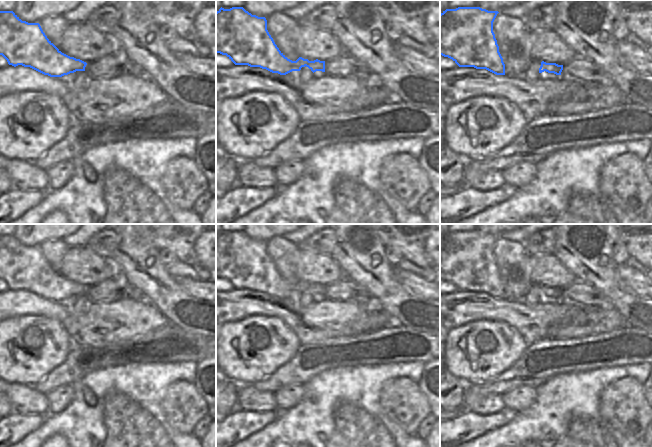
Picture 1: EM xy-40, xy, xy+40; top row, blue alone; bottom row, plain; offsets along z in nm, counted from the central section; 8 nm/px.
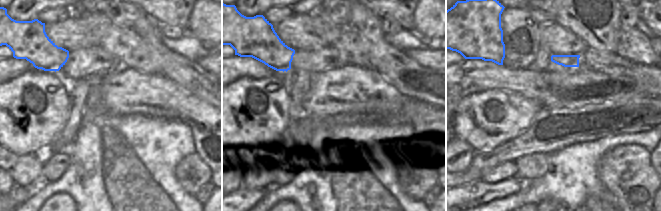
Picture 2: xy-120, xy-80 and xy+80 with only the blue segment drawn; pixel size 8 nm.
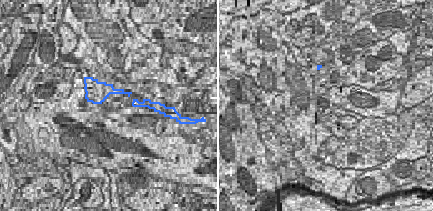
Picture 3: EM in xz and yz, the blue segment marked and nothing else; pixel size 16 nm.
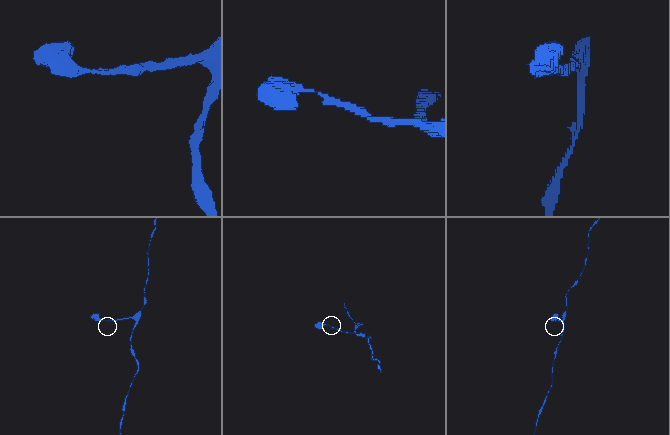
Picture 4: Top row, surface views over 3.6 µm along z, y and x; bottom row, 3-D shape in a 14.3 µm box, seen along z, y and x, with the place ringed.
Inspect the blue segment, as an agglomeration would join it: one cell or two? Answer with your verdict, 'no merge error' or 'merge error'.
no merge error

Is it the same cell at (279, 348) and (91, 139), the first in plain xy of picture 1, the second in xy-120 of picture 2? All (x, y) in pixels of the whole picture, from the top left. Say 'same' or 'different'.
different

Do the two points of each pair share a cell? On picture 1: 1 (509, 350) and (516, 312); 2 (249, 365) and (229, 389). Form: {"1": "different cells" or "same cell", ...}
{"1": "different cells", "2": "different cells"}

